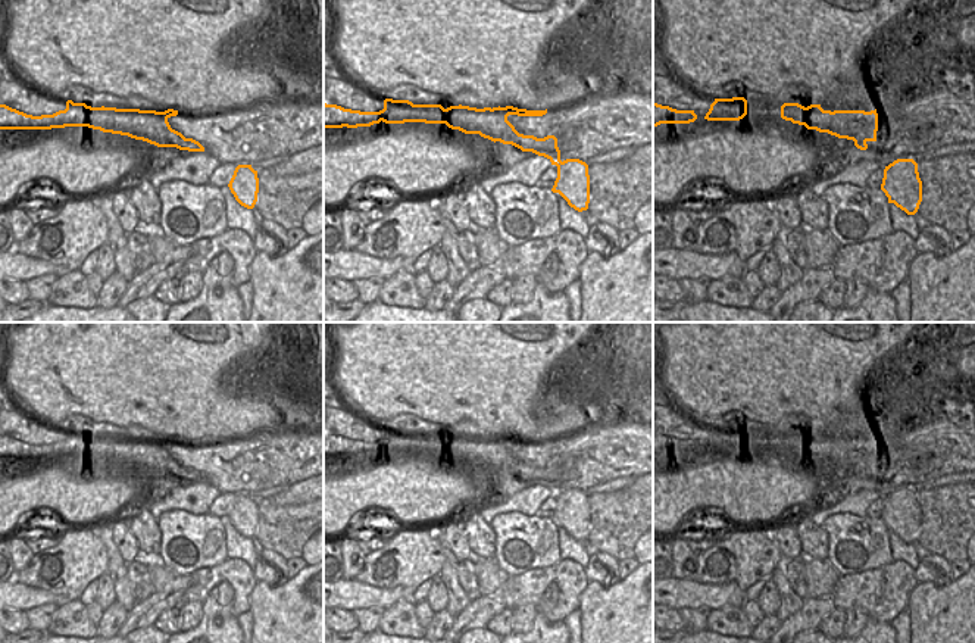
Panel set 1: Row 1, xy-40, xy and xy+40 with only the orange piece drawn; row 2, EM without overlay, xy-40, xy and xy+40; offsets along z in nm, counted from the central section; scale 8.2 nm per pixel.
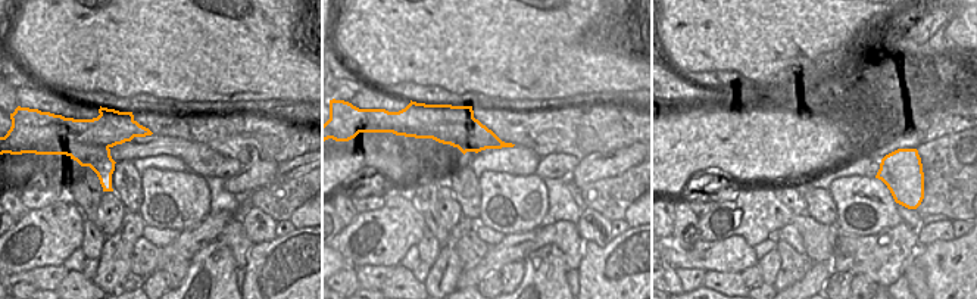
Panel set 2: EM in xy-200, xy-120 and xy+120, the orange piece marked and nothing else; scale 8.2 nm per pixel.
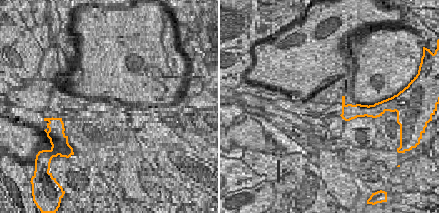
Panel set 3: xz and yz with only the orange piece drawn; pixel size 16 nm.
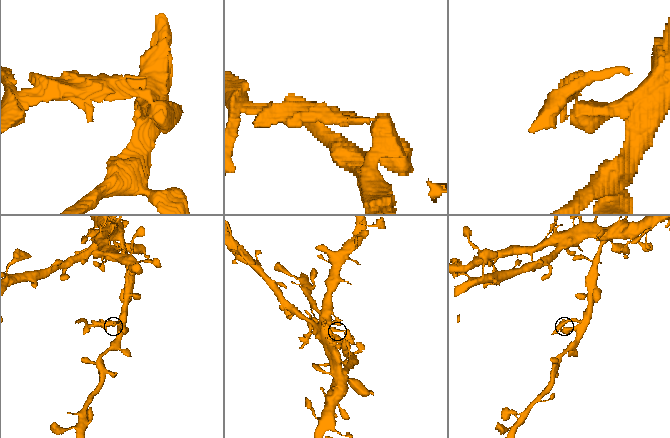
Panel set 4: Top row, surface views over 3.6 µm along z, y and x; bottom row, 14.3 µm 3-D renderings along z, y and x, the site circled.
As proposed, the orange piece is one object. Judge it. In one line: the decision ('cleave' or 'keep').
cleave

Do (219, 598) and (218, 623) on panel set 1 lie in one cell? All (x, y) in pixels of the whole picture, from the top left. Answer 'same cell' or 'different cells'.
same cell

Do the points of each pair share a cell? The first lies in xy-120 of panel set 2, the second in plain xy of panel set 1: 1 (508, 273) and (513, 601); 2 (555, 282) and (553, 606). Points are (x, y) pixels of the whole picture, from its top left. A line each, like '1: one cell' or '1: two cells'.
1: two cells
2: two cells

